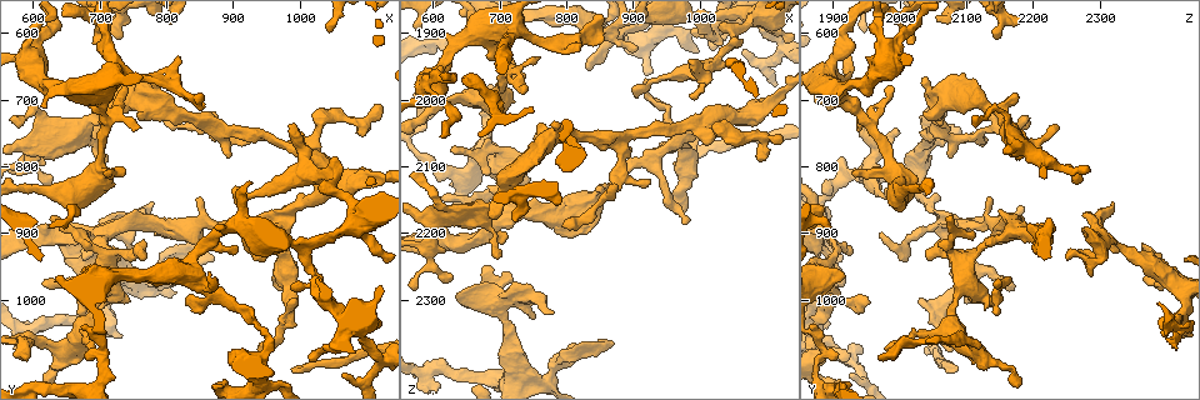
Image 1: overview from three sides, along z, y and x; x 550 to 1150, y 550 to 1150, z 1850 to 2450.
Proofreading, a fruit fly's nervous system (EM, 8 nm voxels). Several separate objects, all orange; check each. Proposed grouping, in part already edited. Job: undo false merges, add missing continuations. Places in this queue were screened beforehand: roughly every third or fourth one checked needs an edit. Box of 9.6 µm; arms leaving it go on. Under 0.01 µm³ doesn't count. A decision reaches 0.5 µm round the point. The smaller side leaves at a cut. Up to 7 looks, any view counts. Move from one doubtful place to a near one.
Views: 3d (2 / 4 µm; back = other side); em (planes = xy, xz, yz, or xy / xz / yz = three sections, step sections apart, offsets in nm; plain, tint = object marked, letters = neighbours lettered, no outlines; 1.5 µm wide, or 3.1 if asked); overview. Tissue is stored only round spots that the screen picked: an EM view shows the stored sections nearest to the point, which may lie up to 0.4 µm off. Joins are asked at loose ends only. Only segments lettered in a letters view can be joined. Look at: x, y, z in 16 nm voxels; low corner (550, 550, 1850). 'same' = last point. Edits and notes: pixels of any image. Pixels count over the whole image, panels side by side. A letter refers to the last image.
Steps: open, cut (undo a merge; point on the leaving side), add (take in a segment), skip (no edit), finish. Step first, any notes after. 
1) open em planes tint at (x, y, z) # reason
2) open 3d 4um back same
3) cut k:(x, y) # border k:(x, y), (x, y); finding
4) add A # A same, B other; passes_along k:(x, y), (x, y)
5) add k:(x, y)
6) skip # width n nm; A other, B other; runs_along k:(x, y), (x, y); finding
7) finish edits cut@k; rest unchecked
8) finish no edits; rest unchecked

open 3d 2um at (970, 980, 2175) # free end

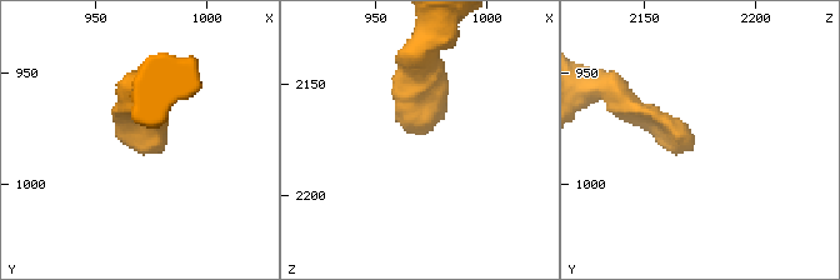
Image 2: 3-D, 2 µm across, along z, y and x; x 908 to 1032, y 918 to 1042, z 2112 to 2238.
open em planes letters at (968, 984, 2173) # need the tissue

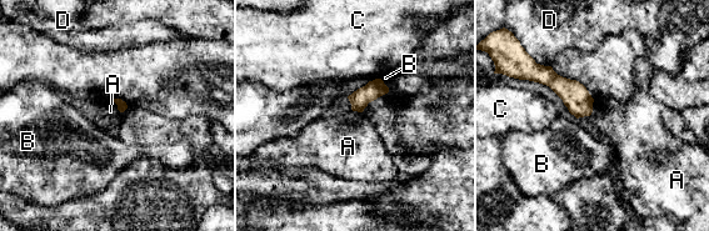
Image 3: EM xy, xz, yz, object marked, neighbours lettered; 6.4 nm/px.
skip # A other, B other, C other, D other; border 3:(594, 100), (589, 115); none of them fits

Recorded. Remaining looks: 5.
open em planes tint at (1000, 770, 2045) # side arm on a straight run

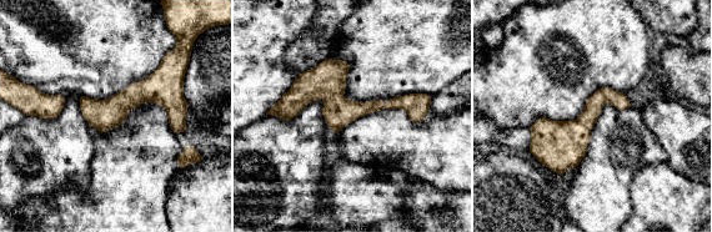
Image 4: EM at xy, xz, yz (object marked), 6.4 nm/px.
open em planes letters same # see the neighbours

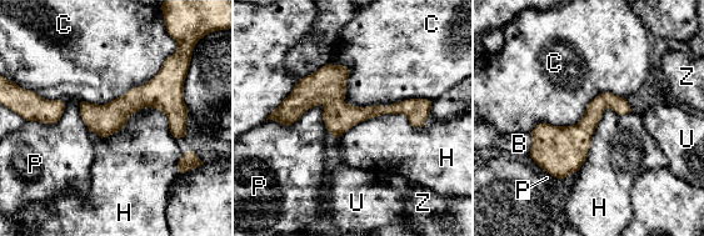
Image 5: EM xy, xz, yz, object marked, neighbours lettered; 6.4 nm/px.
skip # B other, C other, H other, P other, U other, Z other; runs_along 5:(427, 105), (341, 113), (301, 99), (278, 113); all the same neuron

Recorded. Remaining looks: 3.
open 3d 4um back at (880, 730, 2125) # free end

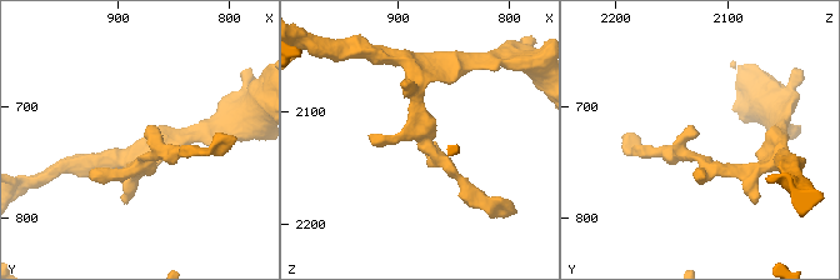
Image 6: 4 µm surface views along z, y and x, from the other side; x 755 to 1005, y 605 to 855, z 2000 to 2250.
open em xy step 8 tint at (876, 724, 2130)

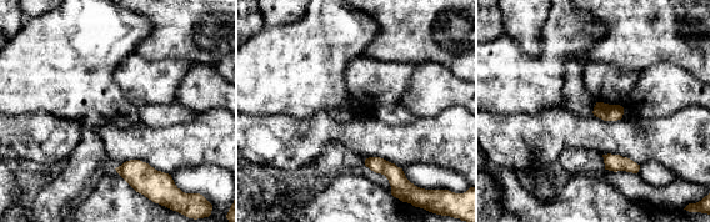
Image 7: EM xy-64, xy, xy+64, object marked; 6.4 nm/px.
open em planes letters same

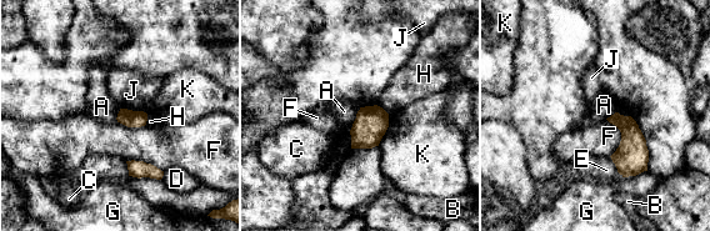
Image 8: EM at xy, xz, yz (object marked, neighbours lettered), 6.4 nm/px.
skip # width 110 nm; A other, B other, C other, D other, E other, F other, G other, H other, J other, K other; border 8:(389, 114), (389, 126), (378, 145); no lettered segment goes on from it

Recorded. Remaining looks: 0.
finish no edits; rest unchecked

